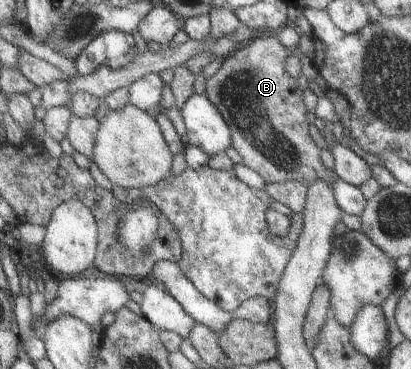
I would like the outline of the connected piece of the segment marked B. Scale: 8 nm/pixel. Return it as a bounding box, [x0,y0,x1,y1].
[203,35,336,189]

